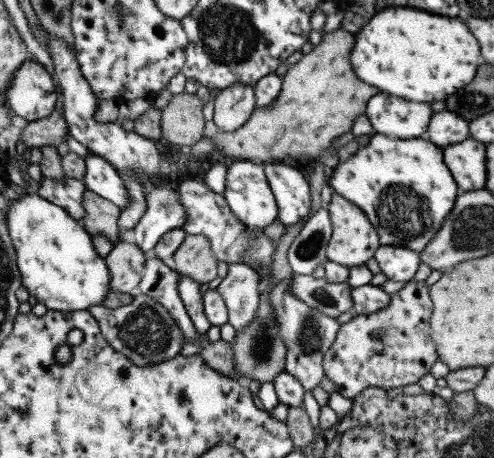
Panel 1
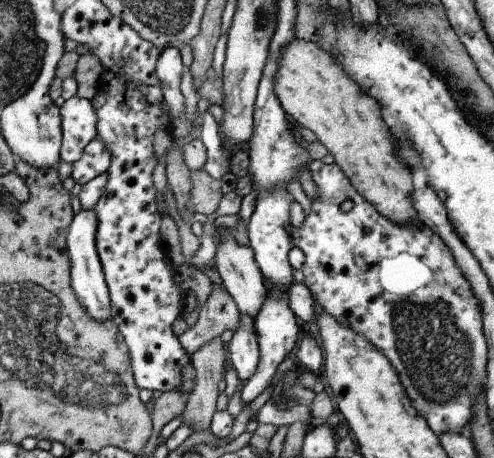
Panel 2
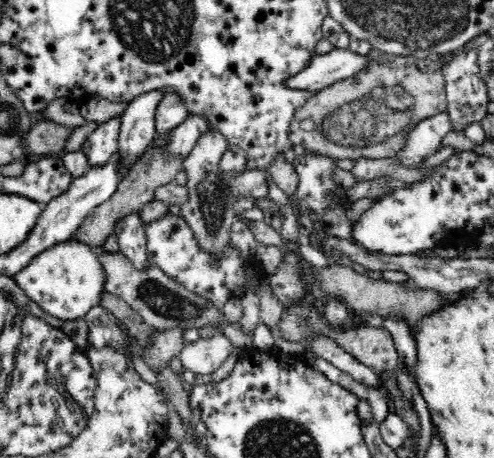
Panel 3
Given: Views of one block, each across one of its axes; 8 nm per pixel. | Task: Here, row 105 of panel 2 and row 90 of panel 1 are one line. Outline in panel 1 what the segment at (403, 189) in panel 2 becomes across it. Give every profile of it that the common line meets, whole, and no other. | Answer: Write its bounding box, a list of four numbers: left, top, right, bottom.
[203,30,377,164]

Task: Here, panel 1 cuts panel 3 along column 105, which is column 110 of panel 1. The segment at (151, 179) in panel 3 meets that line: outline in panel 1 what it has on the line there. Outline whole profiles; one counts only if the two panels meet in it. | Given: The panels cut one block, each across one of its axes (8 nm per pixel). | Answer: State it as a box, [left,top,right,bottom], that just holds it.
[79,188,123,244]

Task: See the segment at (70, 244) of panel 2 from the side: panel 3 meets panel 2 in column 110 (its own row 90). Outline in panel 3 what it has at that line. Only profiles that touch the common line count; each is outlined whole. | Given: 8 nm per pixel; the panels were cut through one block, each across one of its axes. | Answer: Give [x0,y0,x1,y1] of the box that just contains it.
[282,50,362,94]

